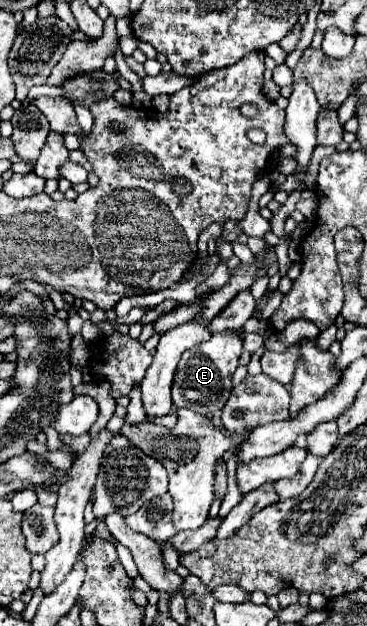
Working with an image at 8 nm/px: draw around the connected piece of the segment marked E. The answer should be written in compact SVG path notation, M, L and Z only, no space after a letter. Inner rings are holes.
M242 330L218 332L194 350L186 350L186 354L182 354L172 386L172 400L178 408L192 408L202 416L214 414L216 410L224 408L232 390L232 374L238 368L238 360L242 354L242 338Z

